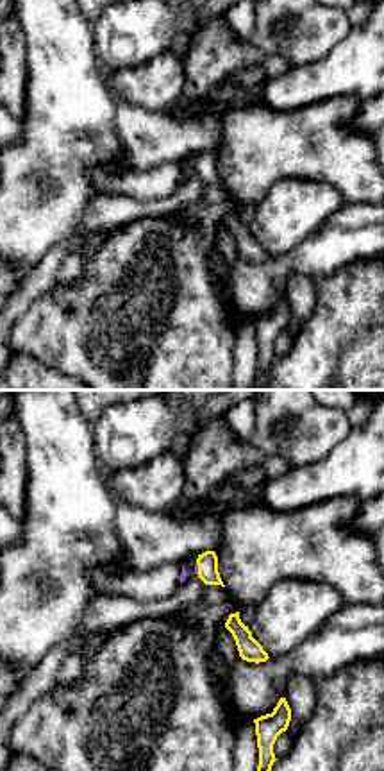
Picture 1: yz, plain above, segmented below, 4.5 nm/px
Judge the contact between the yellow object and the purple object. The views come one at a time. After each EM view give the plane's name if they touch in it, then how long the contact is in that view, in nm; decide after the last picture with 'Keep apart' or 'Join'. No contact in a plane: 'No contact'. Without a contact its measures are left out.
Touches yellow in yz. Shared border 50 nm

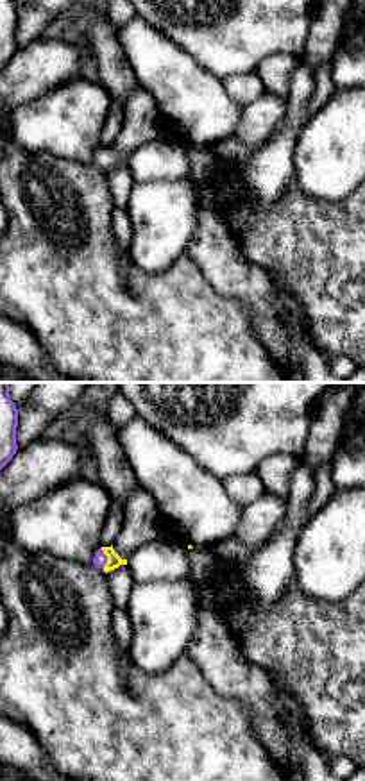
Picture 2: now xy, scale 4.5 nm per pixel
Touches yellow in xy. Shared border 110 nm

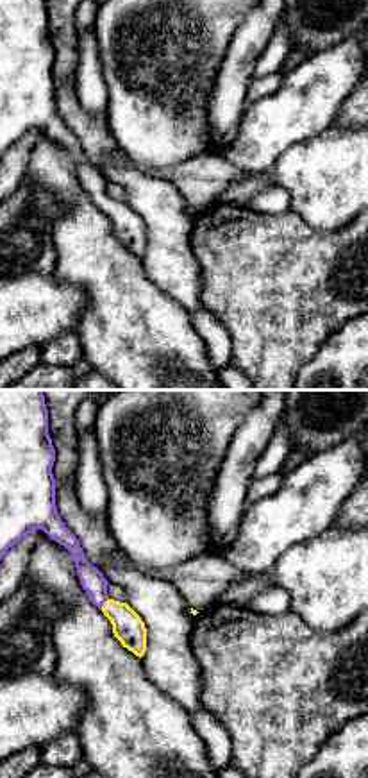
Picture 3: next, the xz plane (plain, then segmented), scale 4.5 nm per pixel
Touches yellow in xz. Shared border 70 nm

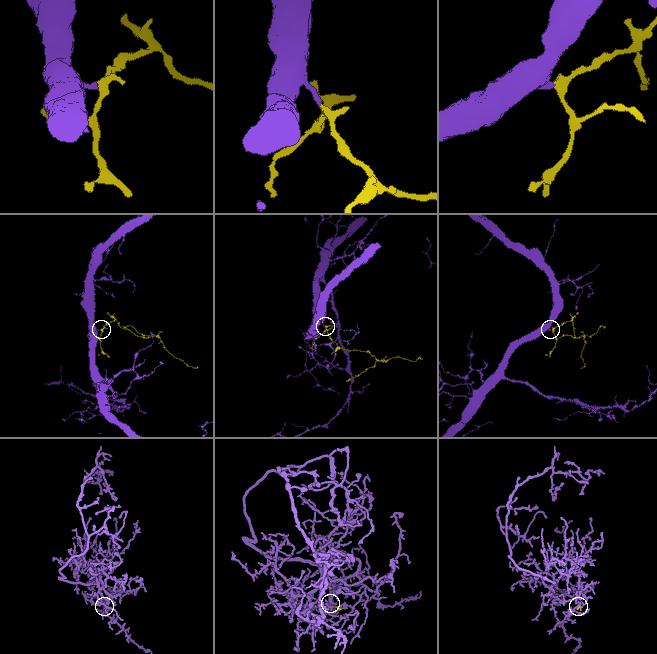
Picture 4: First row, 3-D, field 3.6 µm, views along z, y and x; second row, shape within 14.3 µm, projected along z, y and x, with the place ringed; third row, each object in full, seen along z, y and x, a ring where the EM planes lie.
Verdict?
Join

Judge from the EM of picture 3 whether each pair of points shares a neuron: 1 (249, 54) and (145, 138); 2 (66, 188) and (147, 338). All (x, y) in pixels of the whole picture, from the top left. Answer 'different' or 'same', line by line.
1: different
2: same

